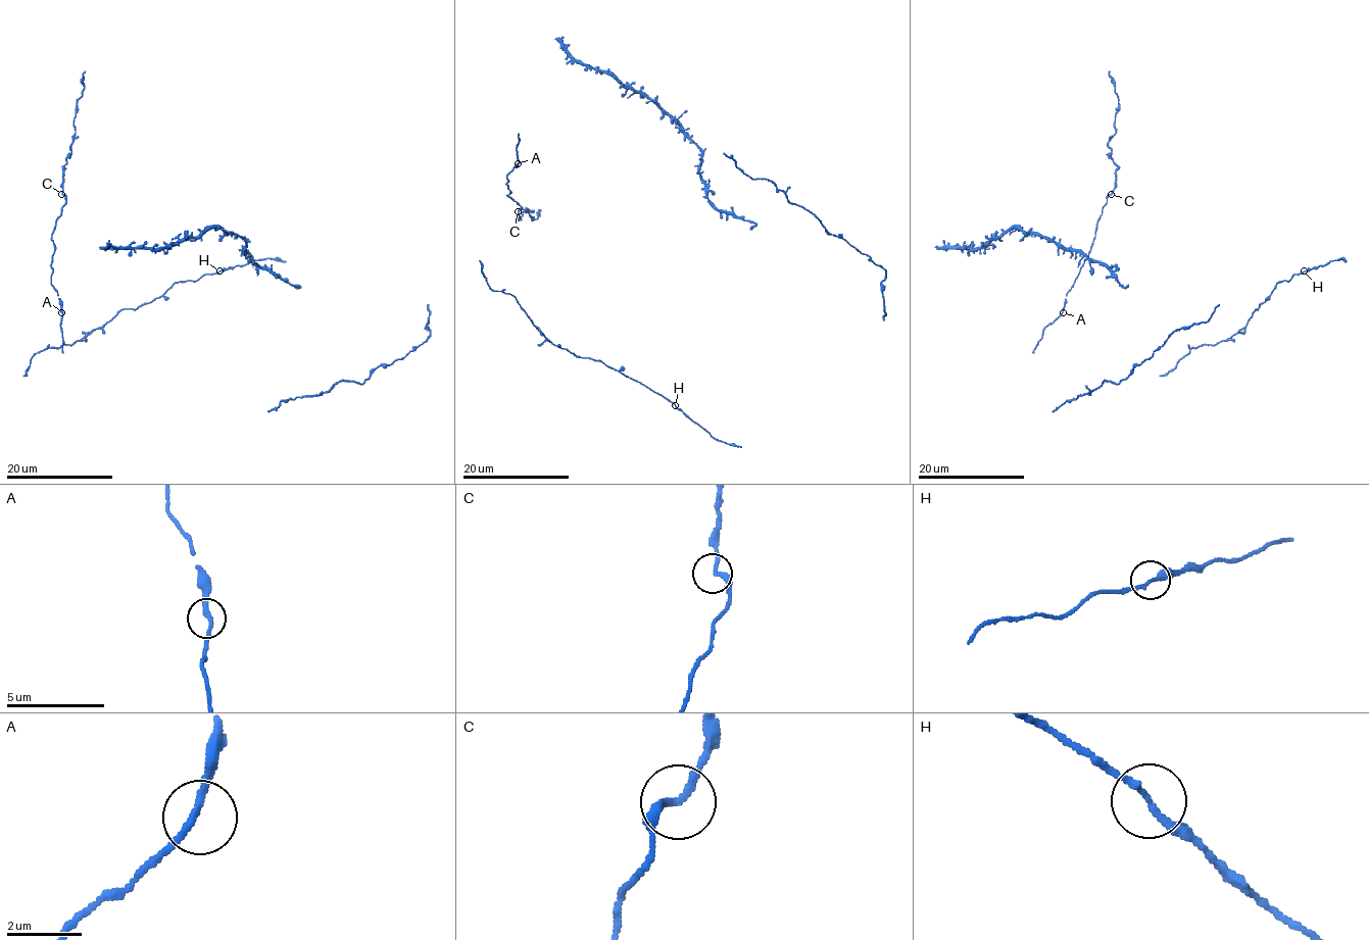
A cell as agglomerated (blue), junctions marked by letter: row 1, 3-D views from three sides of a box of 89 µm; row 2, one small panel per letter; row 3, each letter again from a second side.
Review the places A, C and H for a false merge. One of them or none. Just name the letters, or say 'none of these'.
H

